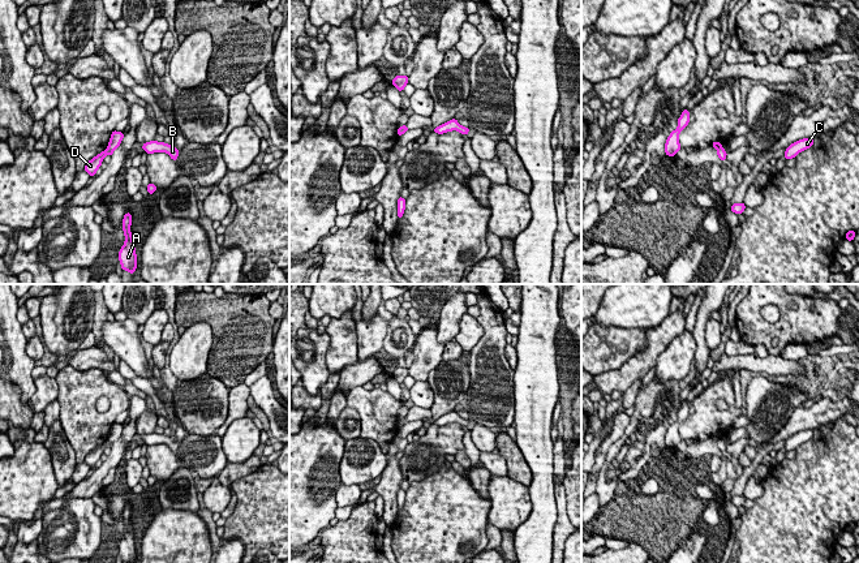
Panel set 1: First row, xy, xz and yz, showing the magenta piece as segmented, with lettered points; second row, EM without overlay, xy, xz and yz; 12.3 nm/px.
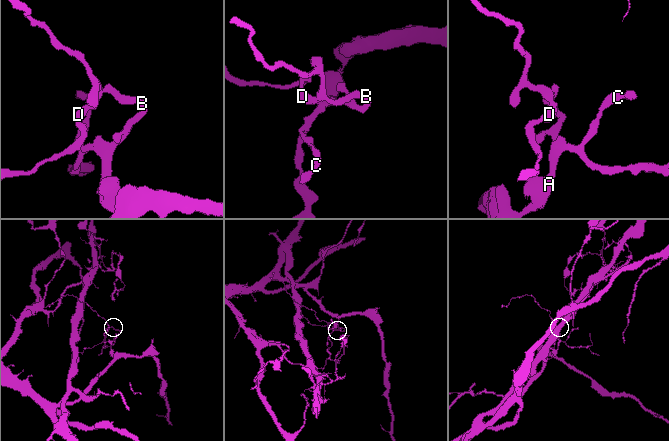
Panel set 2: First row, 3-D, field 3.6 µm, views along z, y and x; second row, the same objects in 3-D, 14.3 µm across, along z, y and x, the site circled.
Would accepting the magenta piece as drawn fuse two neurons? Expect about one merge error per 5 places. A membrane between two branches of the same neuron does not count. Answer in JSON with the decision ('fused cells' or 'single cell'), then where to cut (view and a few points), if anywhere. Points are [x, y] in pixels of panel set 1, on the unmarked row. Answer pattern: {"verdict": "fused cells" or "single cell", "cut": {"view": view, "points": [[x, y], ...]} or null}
{"verdict": "fused cells", "cut": {"view": "xy", "points": [[107, 439], [112, 443]]}}

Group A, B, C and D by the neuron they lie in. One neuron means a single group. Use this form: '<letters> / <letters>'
A B C / D

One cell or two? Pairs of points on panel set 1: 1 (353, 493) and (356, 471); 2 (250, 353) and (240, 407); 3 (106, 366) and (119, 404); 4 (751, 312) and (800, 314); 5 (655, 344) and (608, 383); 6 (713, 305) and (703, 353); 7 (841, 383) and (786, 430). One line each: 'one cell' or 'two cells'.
1: two cells
2: two cells
3: two cells
4: one cell
5: one cell
6: one cell
7: two cells

